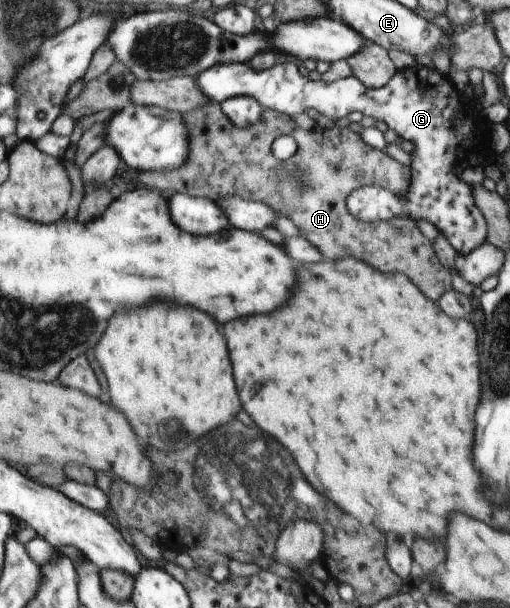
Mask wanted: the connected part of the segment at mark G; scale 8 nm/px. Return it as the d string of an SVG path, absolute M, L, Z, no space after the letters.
M295 61L279 63L273 65L271 69L257 71L249 63L227 63L214 66L212 69L205 71L203 75L195 78L199 79L201 87L209 95L209 99L217 104L231 99L231 97L253 97L264 109L277 111L289 117L295 114L307 113L311 109L324 115L332 120L339 120L347 117L350 113L361 112L364 116L373 117L378 121L383 121L390 129L395 131L403 140L408 140L415 145L411 155L412 181L405 195L393 195L393 193L381 189L376 185L367 185L367 187L358 188L348 196L348 209L357 220L367 223L377 222L380 220L389 220L397 217L409 217L415 223L419 219L429 221L438 231L441 231L447 241L453 245L457 254L465 257L472 254L477 247L486 242L488 236L488 223L483 211L477 207L476 199L471 195L471 187L459 179L458 175L465 169L465 160L468 154L473 151L479 155L485 155L485 152L493 151L490 147L489 125L485 133L479 133L477 129L477 119L479 117L463 117L463 97L459 95L456 87L451 85L449 79L437 73L437 87L427 87L423 79L419 81L417 69L409 67L408 69L399 70L393 75L393 78L379 89L365 87L359 79L354 76L339 81L325 83L325 81L311 81L303 77L295 65Z

